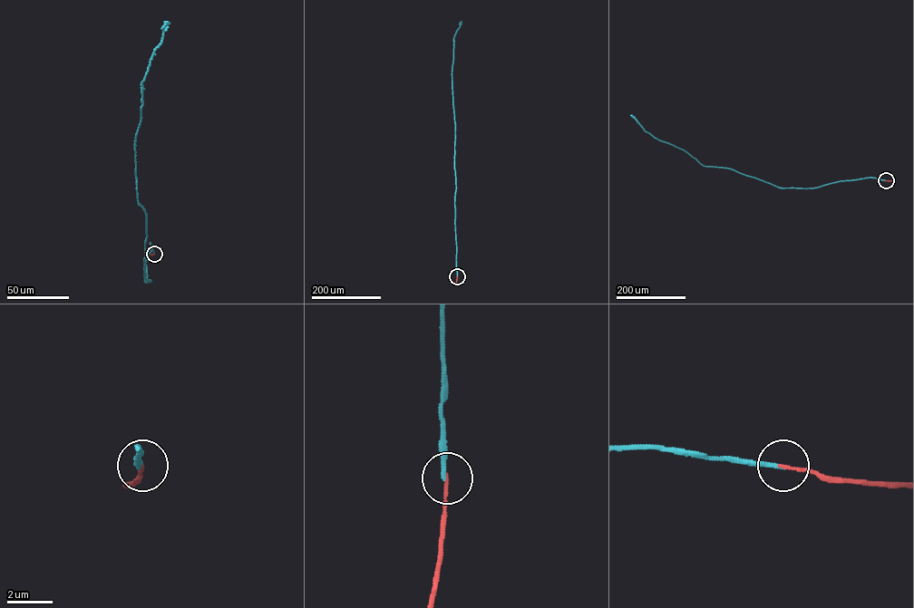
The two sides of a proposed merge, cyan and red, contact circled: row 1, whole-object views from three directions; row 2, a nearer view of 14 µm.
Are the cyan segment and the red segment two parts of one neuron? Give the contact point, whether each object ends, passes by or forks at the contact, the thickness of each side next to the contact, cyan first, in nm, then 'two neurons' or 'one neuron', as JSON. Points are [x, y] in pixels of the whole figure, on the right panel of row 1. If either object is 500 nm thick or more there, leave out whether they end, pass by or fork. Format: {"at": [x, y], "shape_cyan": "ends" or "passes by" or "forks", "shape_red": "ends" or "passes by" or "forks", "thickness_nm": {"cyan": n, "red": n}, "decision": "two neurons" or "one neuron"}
{"at": [886, 180], "shape_cyan": "ends", "shape_red": "ends", "thickness_nm": {"cyan": 200, "red": 140}, "decision": "two neurons"}

